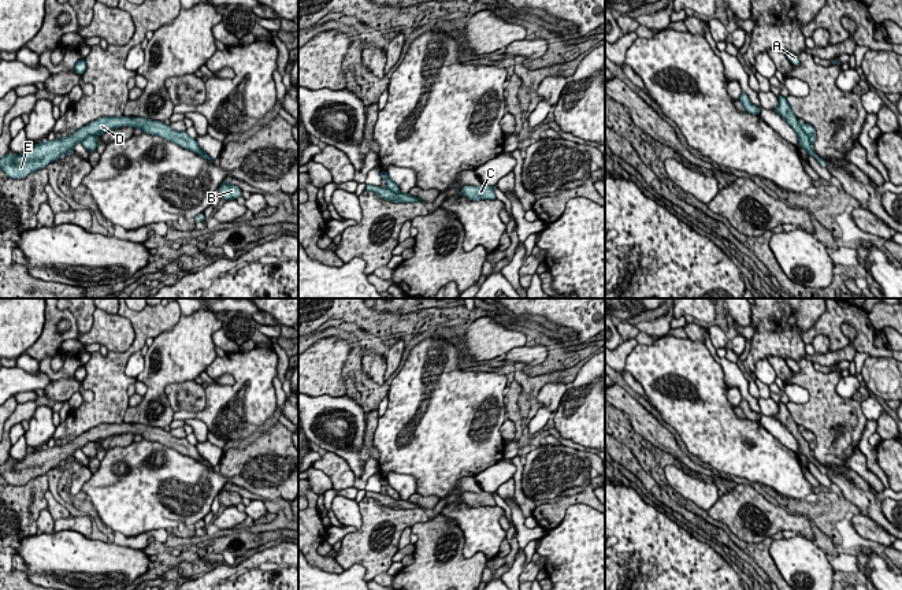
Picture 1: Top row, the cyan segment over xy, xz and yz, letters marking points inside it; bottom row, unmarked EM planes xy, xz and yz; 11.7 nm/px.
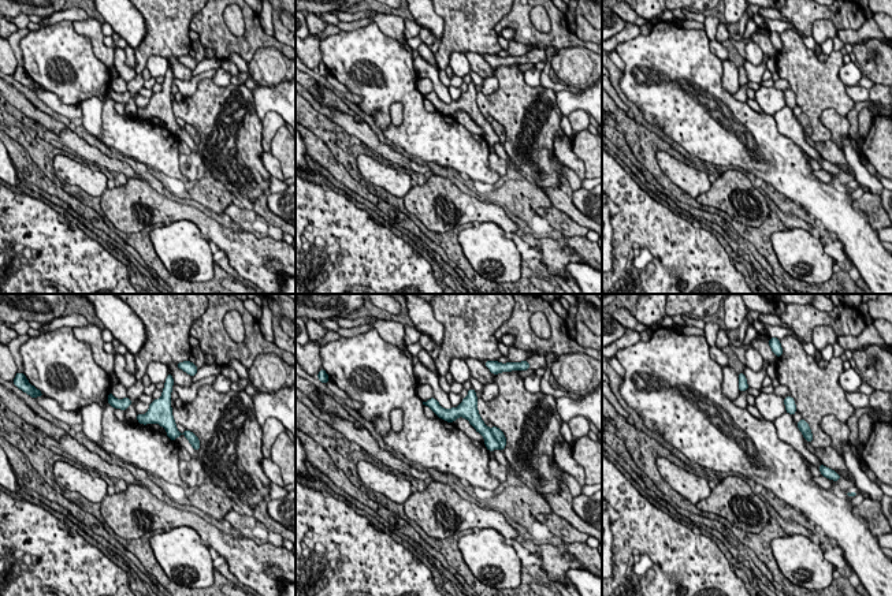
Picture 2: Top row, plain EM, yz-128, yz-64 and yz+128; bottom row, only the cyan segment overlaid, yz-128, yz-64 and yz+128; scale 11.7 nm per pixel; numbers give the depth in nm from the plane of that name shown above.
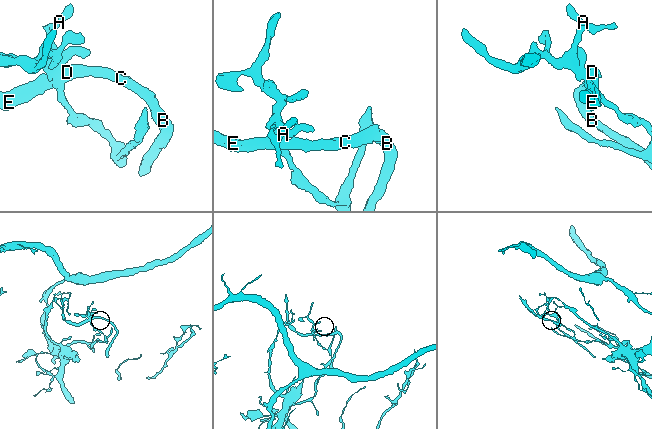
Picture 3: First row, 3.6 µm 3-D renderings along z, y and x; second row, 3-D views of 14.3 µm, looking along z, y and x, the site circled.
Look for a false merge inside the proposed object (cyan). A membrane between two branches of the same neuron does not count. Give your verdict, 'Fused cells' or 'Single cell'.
Fused cells

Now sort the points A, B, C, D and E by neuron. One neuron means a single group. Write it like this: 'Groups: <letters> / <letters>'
Groups: A / B C D E

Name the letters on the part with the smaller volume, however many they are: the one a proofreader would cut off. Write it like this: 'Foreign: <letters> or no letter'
Foreign: B, C, D, E

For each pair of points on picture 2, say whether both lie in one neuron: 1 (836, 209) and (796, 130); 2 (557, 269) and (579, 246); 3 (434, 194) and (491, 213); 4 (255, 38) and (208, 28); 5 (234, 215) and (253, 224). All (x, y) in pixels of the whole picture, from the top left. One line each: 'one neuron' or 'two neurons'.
1: two neurons
2: one neuron
3: one neuron
4: one neuron
5: one neuron

